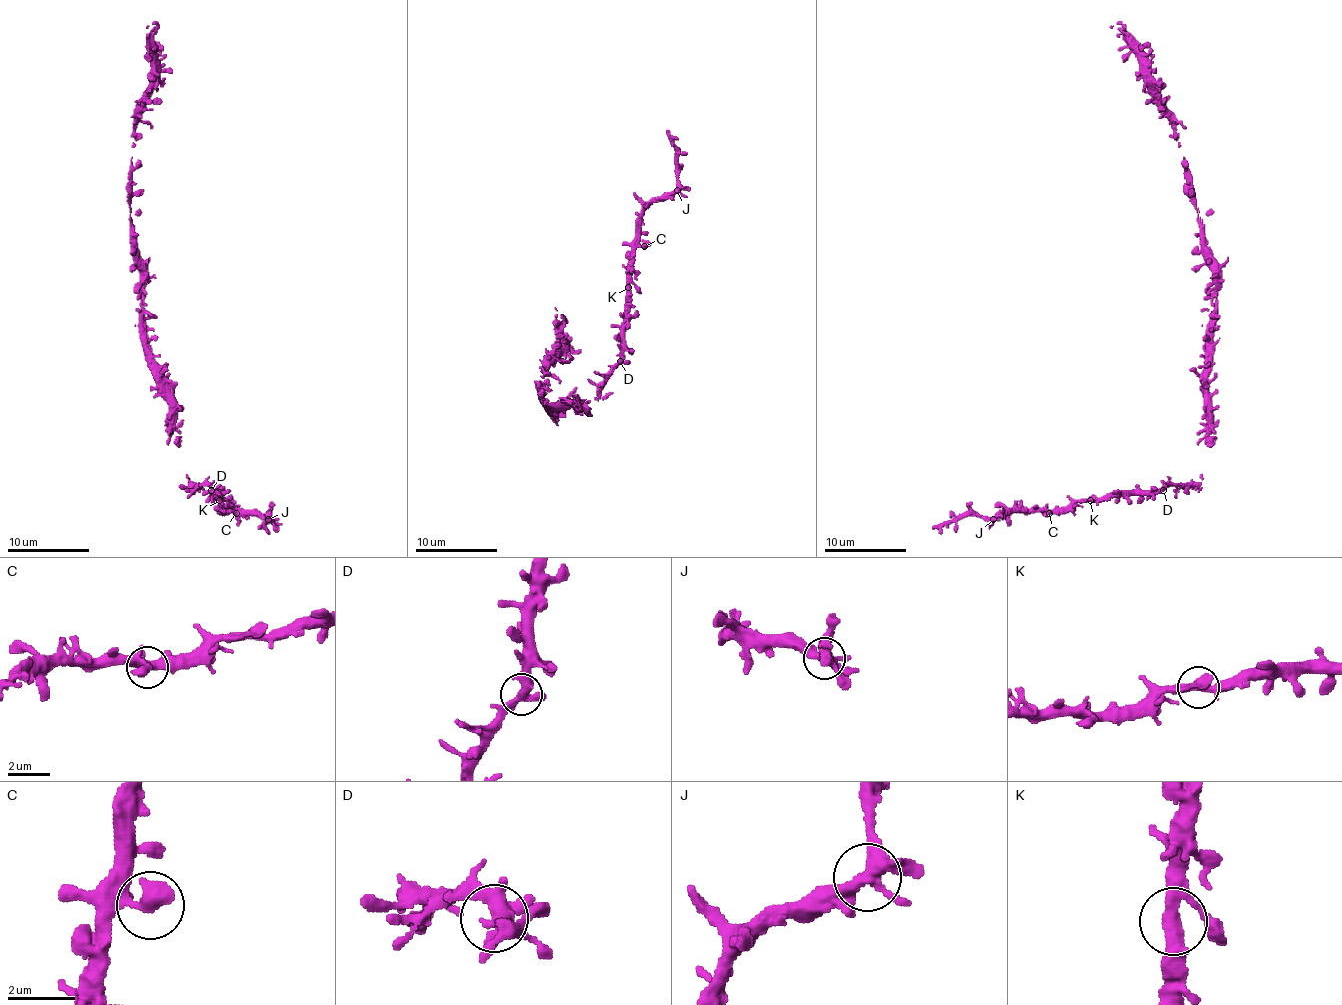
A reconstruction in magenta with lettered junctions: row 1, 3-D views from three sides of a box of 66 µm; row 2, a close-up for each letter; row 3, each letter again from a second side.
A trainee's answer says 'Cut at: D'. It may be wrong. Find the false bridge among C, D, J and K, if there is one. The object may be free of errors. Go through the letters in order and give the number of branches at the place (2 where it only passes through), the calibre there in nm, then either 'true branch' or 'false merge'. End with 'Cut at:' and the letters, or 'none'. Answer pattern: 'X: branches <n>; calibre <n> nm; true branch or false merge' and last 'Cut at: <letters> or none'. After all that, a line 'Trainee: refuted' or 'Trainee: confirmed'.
C: branches 2; calibre 400 nm; true branch
D: branches 3; calibre 380 nm; true branch
J: branches 4; calibre 360 nm; true branch
K: branches 4; calibre 360 nm; true branch
Cut at: none
Trainee: refuted

